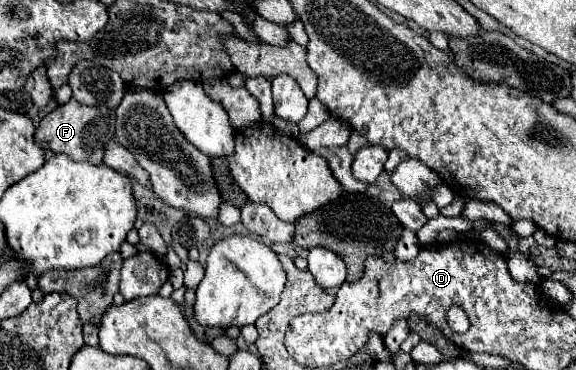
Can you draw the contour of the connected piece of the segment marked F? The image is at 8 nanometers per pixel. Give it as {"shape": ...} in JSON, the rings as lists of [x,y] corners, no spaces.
{"shape":[[[72,97],[68,103],[58,105],[40,121],[36,129],[36,141],[40,147],[54,153],[66,153],[74,161],[90,161],[98,165],[102,163],[104,145],[114,137],[114,119],[116,111],[112,107],[86,107]]]}

